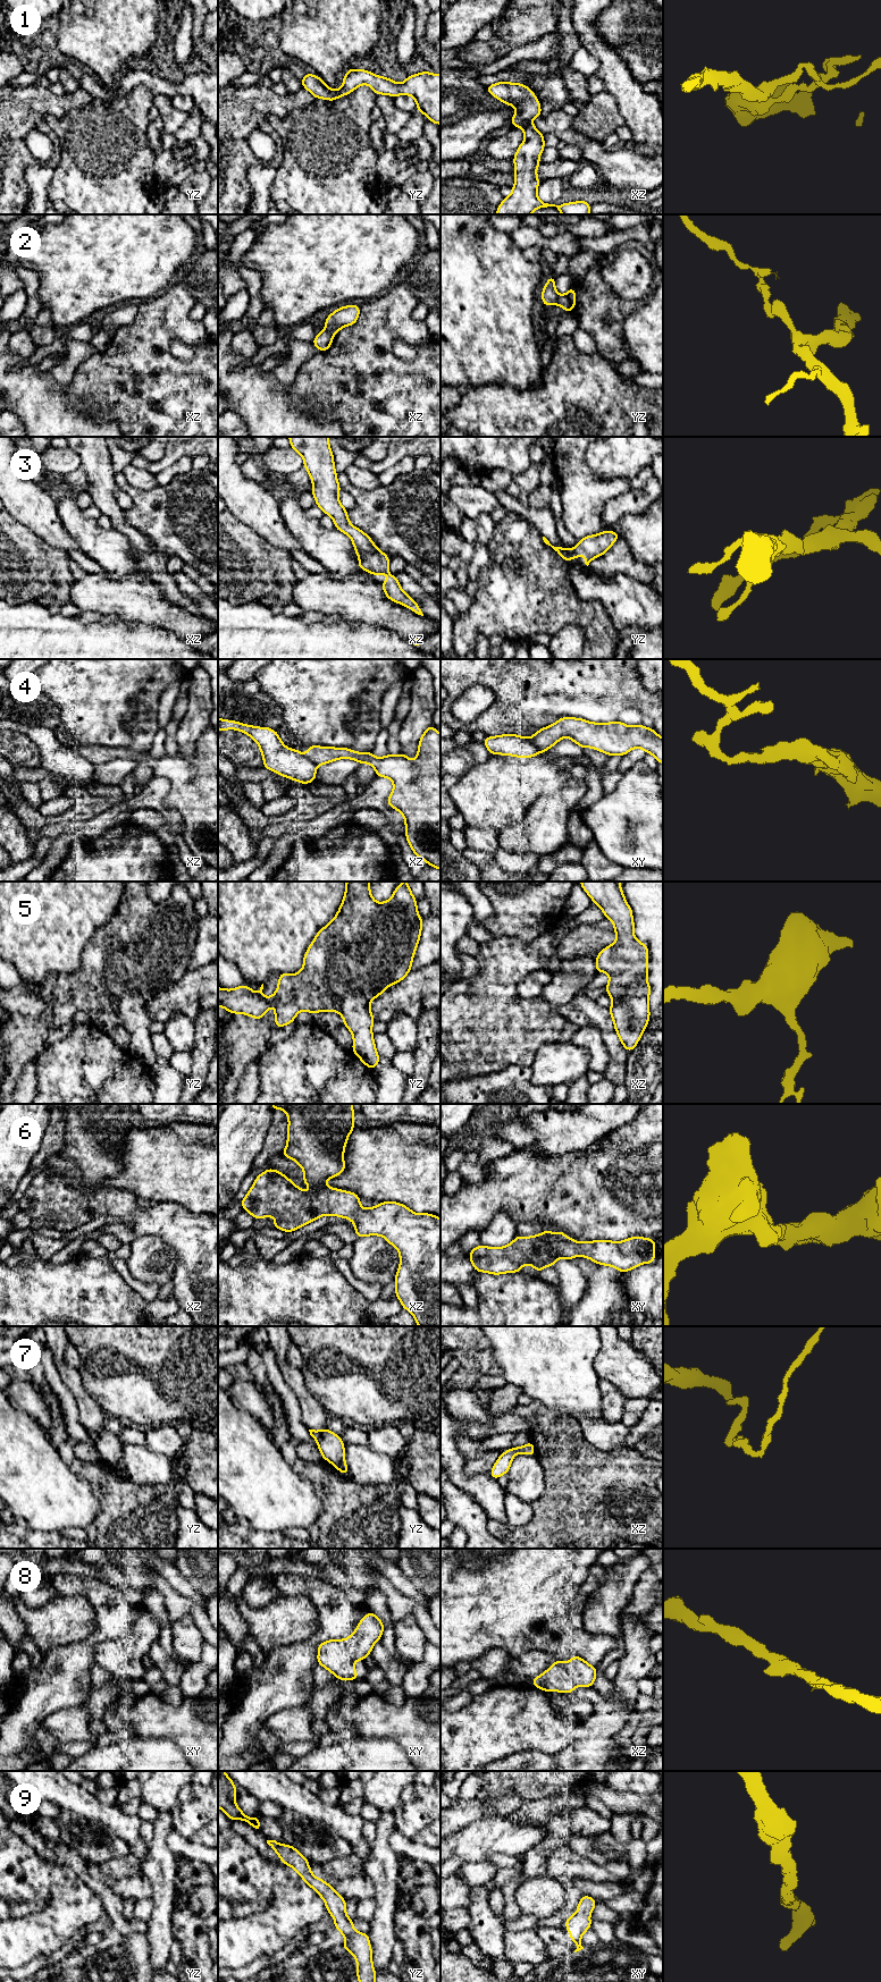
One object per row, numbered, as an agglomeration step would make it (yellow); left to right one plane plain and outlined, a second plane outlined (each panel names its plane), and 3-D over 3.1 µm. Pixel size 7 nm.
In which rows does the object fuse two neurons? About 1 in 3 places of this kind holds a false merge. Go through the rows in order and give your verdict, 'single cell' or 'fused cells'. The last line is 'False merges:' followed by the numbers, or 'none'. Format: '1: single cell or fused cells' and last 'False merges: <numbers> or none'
1: single cell
2: fused cells
3: single cell
4: fused cells
5: single cell
6: single cell
7: fused cells
8: single cell
9: single cell
False merges: 2, 4, 7

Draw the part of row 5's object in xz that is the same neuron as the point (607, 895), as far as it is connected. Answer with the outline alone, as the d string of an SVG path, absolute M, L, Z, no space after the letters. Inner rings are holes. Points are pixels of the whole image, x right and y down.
M580 882L580 885L614 926L616 939L597 954L595 964L596 972L606 972L610 977L605 986L612 1000L609 1011L620 1041L630 1053L637 1046L651 1015L648 995L653 989L647 982L648 947L634 935L632 909L626 901L620 882Z

